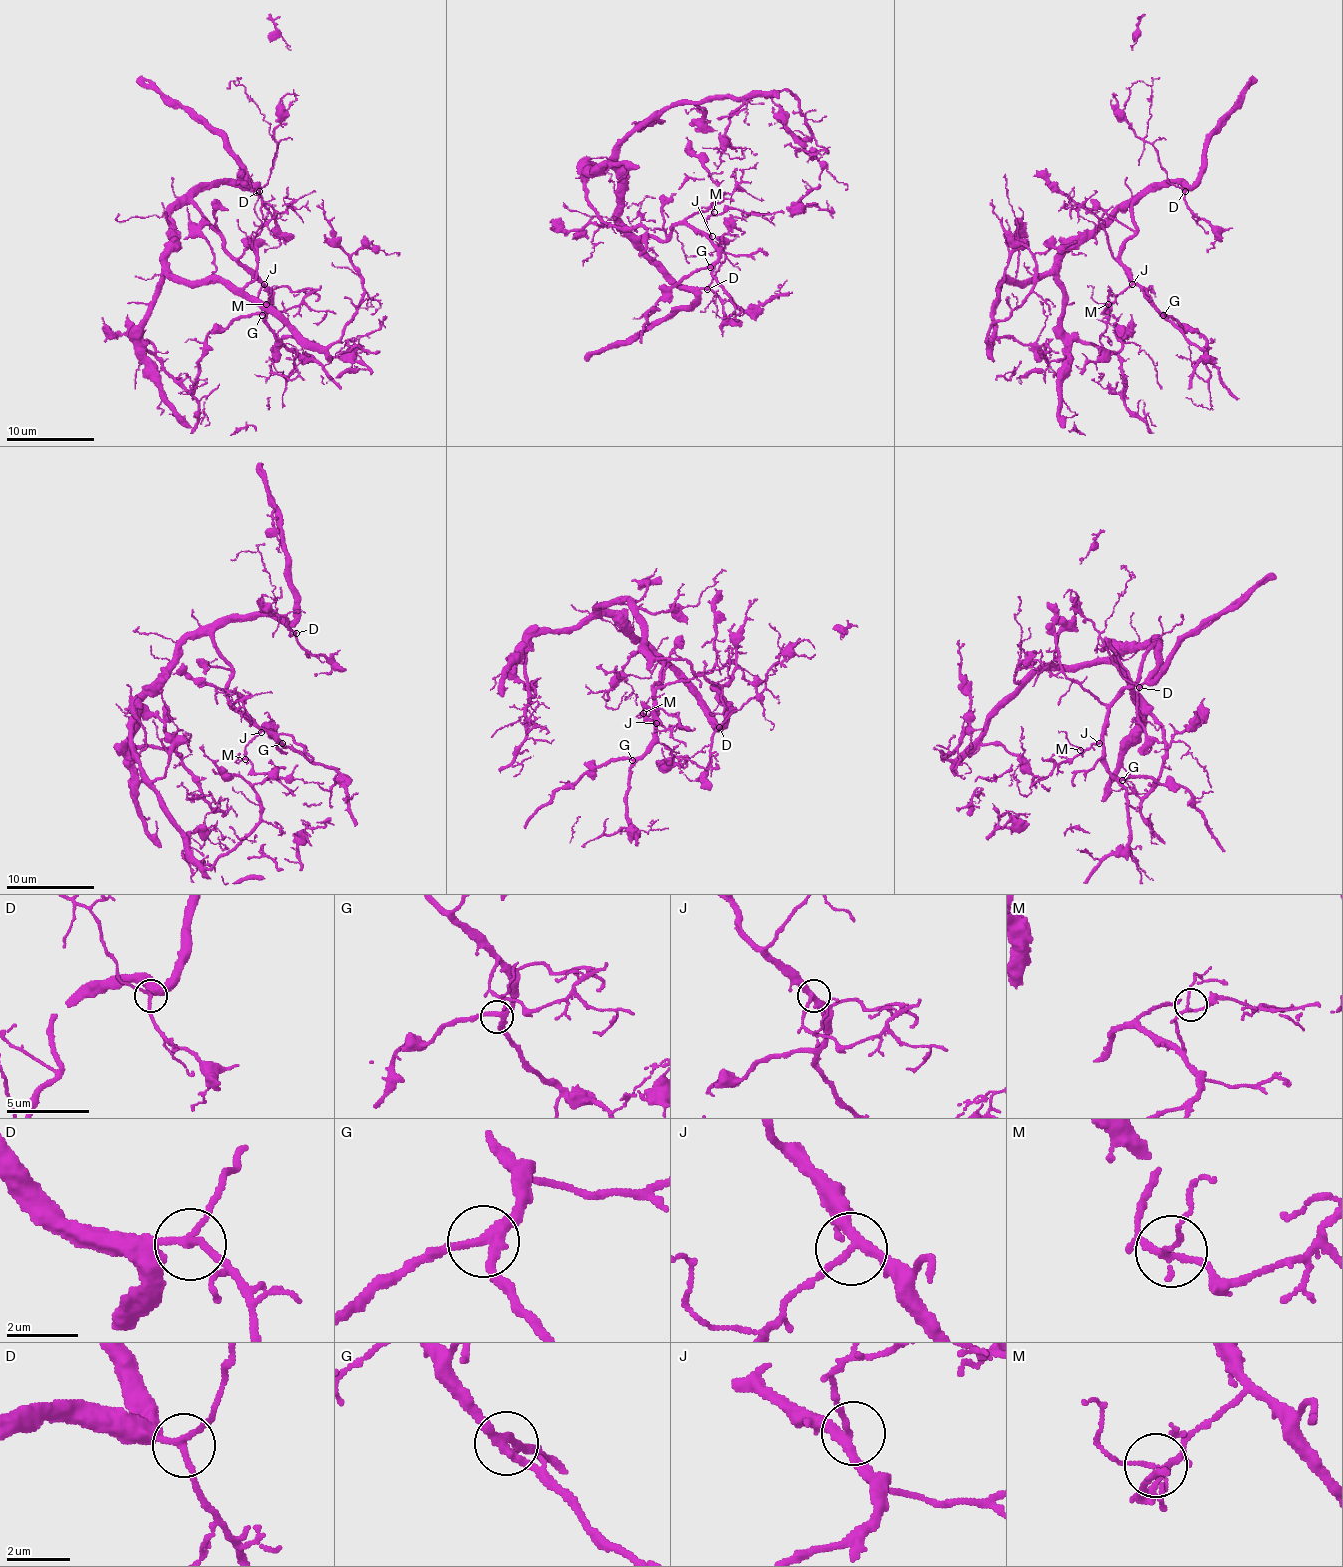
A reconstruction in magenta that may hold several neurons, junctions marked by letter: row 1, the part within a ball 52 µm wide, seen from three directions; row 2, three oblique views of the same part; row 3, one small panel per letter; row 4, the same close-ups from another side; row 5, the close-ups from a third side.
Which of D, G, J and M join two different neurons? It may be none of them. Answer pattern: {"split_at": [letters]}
{"split_at": []}

